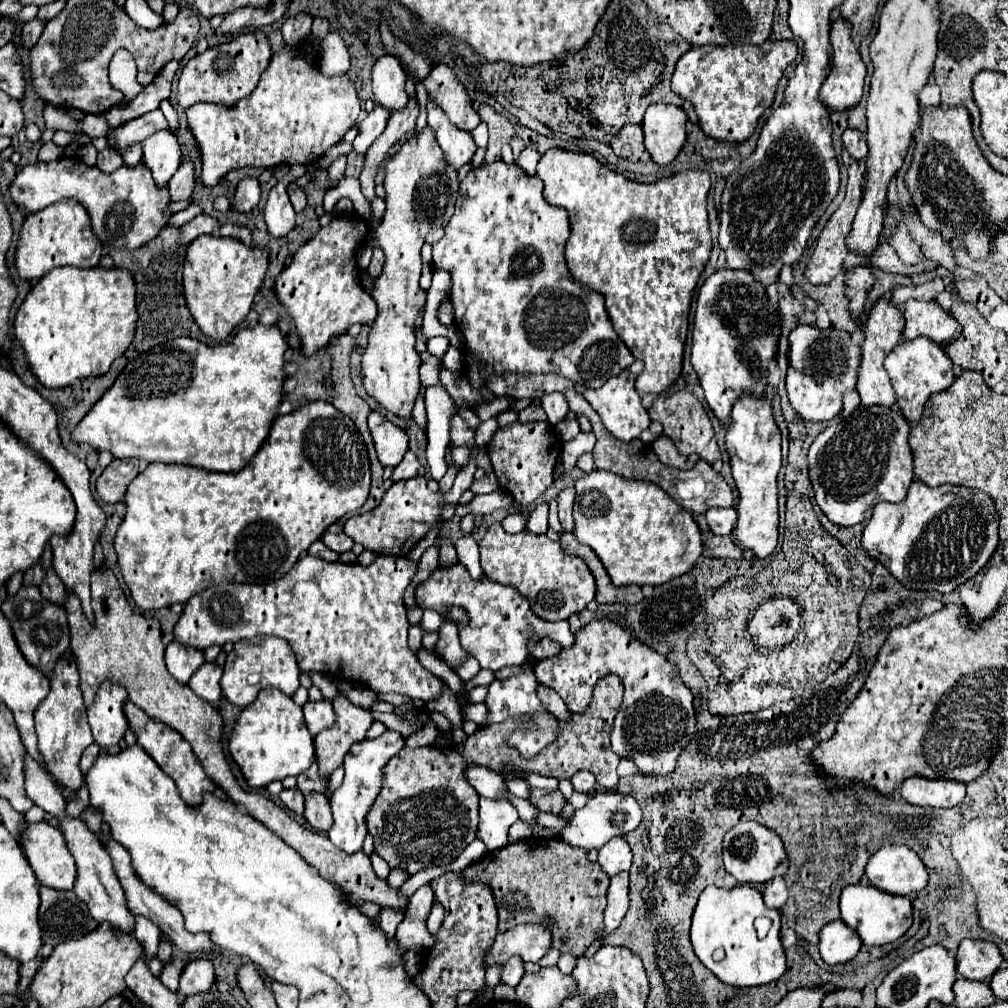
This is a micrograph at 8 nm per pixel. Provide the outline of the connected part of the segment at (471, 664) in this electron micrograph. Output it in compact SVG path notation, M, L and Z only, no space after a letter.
M470 657L470 659L468 659L464 665L456 667L454 671L458 673L458 677L460 677L462 681L470 681L472 677L476 677L476 675L478 675L478 671L480 671L480 665L478 665L478 661L474 661L474 659Z

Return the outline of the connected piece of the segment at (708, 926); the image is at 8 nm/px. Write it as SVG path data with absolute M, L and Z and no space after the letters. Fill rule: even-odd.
M710 885L700 893L692 919L692 945L702 965L708 967L722 983L734 987L766 985L780 979L786 971L786 955L780 941L780 913L768 909L764 905L762 893L750 885L736 885L732 889ZM760 915L766 915L774 921L770 933L762 941L756 937L754 929L754 919ZM716 949L726 951L726 957L720 963L714 963L712 959Z

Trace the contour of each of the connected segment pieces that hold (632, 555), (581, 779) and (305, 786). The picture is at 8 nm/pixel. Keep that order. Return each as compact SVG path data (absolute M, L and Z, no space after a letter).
M590 471L576 483L574 501L574 535L580 543L590 545L604 563L614 585L662 585L684 573L690 573L702 553L702 531L694 517L682 509L656 483L622 479L610 471Z
M582 771L582 773L576 773L576 775L572 777L572 785L574 785L574 789L576 789L578 793L590 793L590 791L594 789L594 785L596 785L596 779L594 779L592 773Z
M314 763L310 769L306 769L306 773L300 773L298 775L298 789L302 793L312 793L312 791L320 791L320 793L326 793L326 781L322 781L318 777L318 765Z

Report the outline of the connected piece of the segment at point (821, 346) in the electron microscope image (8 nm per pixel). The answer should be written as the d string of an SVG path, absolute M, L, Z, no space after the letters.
M798 325L788 335L790 367L786 391L796 413L806 421L830 421L842 413L842 397L856 387L860 367L860 347L852 343L850 333L836 327L820 329L816 325Z

